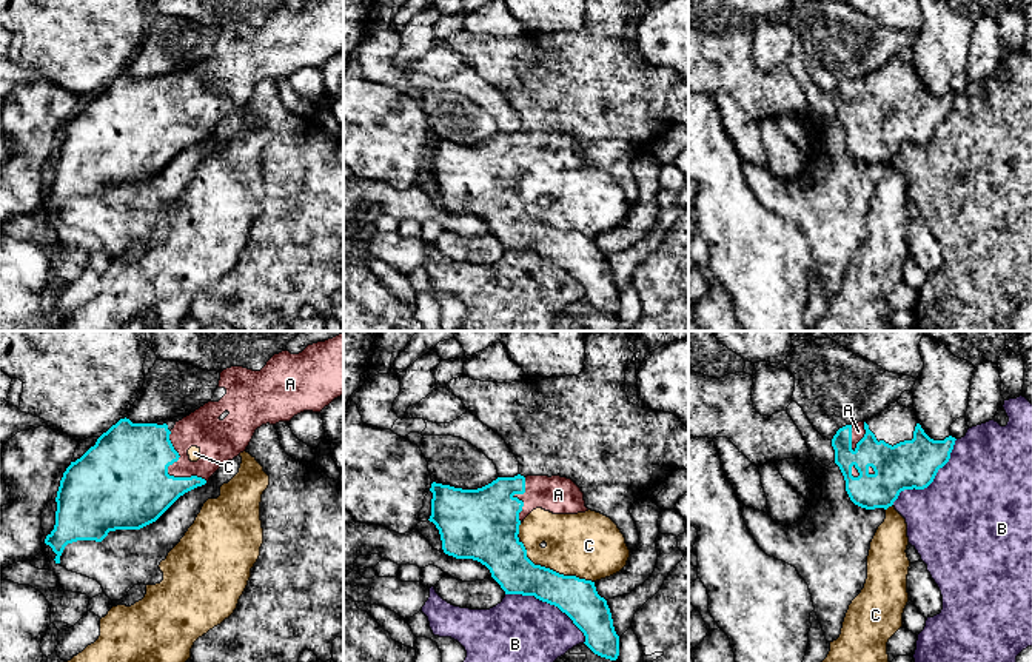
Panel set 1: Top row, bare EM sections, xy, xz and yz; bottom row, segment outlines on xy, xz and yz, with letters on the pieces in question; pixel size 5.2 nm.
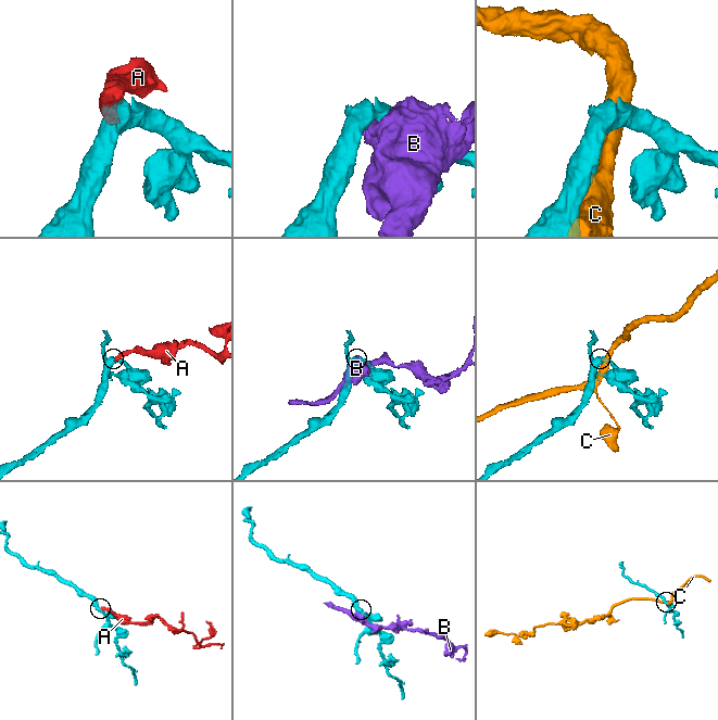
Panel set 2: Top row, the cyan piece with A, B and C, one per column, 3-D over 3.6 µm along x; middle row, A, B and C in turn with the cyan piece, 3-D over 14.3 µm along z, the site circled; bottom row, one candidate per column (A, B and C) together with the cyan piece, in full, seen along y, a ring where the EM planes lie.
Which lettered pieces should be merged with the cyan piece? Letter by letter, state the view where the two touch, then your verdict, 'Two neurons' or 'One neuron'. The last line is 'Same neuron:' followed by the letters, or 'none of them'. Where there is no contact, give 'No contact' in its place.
A: Touches cyan in xy. One neuron
B: Touches cyan in xz. Two neurons
C: Touches cyan in xz. Two neurons
Same neuron: A

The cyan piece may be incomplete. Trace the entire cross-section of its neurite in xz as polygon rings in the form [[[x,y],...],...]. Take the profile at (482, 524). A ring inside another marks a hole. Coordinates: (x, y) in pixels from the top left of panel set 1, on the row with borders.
[[[561,476],[498,477],[477,490],[431,483],[431,516],[445,554],[485,565],[505,594],[534,596],[558,607],[584,633],[598,656],[616,660],[619,636],[595,582],[534,565],[519,540],[521,522],[536,508],[585,513],[584,493]]]

